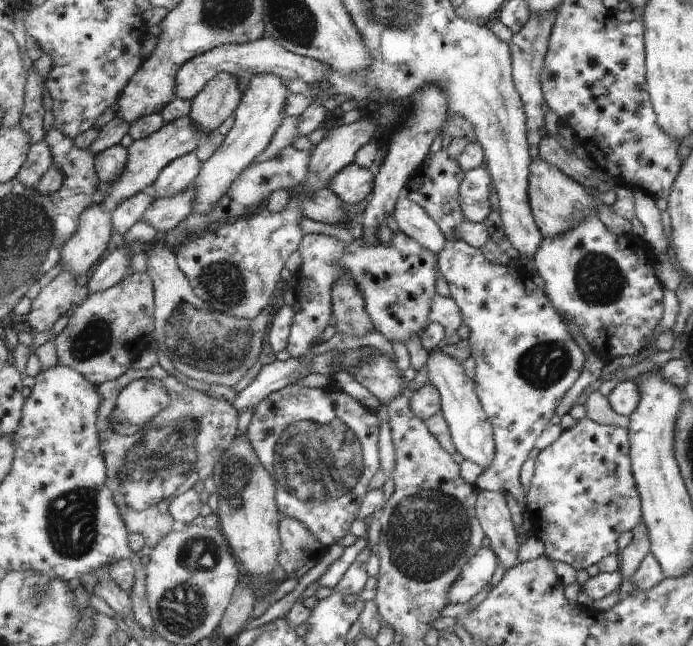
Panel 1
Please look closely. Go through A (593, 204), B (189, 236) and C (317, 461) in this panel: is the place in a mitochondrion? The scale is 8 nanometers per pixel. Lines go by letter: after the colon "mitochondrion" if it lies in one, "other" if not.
A: other
B: other
C: mitochondrion

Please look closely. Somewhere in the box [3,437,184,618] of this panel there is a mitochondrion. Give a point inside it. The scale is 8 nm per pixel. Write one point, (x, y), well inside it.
(70, 518)

